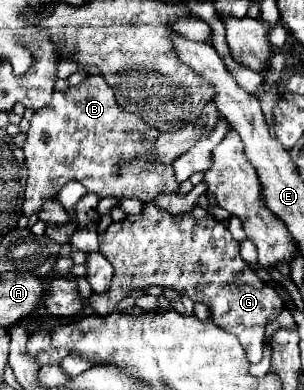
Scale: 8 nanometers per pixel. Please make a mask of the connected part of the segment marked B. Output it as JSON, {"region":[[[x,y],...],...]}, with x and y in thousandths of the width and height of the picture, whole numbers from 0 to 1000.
{"region":[[[293,192],[266,218],[227,223],[220,233],[181,233],[168,269],[115,285],[102,326],[89,336],[89,367],[76,377],[89,408],[89,485],[76,546],[128,546],[148,505],[181,510],[194,485],[220,464],[266,464],[286,490],[319,495],[326,505],[451,505],[464,515],[497,515],[510,495],[576,495],[569,428],[549,433],[378,433],[457,392],[484,392],[484,372],[510,367],[523,336],[484,326],[470,310],[451,310],[438,290],[385,274],[372,233],[332,197]]]}

